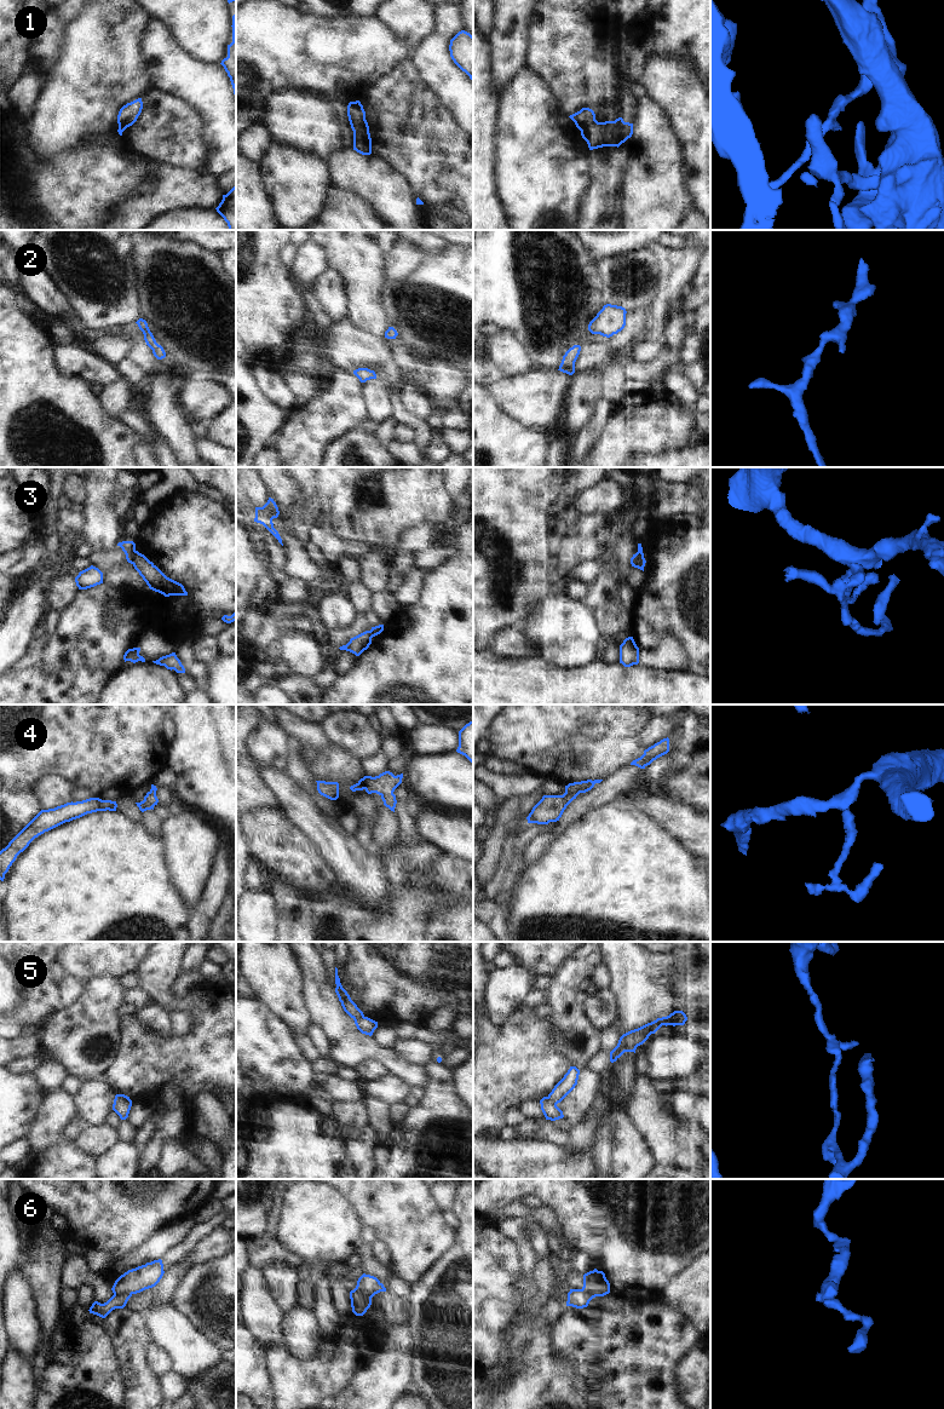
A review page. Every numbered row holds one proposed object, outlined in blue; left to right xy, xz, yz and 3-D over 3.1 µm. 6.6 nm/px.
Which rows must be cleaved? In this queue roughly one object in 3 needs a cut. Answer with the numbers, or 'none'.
1, 3, 5, 6

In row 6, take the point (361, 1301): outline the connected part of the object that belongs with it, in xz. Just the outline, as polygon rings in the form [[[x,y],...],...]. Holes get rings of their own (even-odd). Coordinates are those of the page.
[[[380,1283],[374,1290],[364,1292],[362,1292],[361,1289],[351,1290],[350,1299],[352,1312],[356,1316],[363,1316],[372,1305],[372,1298],[380,1292],[386,1292],[386,1288],[384,1287],[382,1283]]]

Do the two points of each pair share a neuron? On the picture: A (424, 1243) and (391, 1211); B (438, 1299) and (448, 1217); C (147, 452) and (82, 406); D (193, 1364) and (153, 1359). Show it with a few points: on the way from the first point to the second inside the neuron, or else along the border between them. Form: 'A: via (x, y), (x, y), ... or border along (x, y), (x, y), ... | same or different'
A: via (415, 1235), (399, 1219) | same
B: border along (450, 1208), (458, 1220), (455, 1230) | different
C: border along (138, 438), (133, 454) | different
D: border along (151, 1341), (167, 1355), (171, 1361), (171, 1369) | different

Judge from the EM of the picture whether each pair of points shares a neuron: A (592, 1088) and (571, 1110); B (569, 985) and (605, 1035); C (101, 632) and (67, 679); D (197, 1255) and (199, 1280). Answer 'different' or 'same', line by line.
A: same
B: different
C: different
D: different

